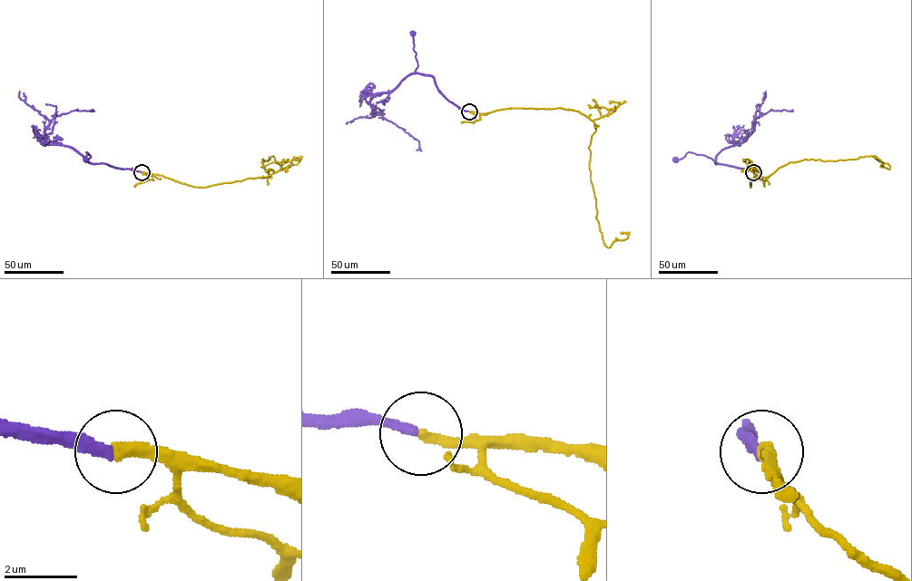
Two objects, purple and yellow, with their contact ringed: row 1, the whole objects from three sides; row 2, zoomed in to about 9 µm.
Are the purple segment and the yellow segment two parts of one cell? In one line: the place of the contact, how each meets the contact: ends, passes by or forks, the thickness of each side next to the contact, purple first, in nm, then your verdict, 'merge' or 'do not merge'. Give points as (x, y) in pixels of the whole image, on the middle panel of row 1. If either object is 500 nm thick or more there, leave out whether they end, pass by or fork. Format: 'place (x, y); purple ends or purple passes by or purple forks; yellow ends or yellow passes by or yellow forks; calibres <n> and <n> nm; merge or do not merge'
place (469, 111); purple ends; yellow ends; calibres 280 and 320 nm; merge

